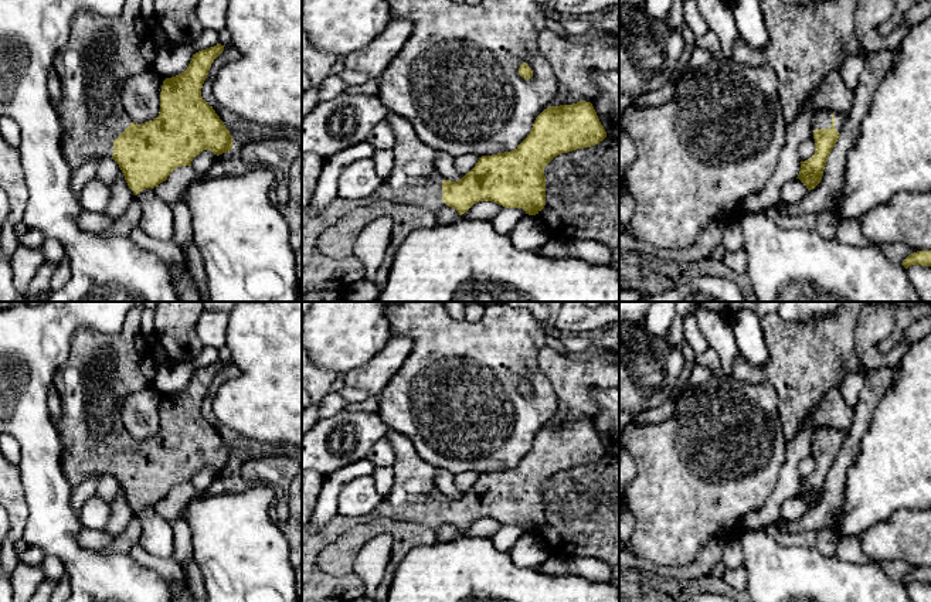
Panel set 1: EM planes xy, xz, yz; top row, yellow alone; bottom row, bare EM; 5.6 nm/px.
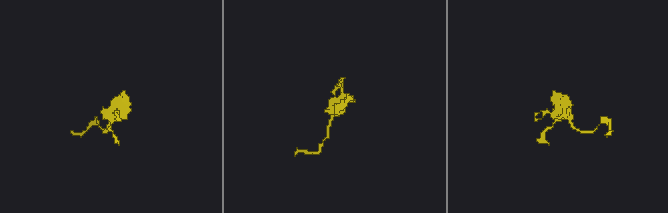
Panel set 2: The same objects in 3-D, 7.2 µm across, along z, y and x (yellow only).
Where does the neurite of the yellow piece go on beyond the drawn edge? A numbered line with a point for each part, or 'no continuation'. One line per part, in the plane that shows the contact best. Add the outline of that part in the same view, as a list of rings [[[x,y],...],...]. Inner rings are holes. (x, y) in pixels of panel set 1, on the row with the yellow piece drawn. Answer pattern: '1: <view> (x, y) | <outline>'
1: yz (824, 119) | [[[822,110],[816,113],[812,119],[812,129],[829,129],[832,125],[840,133],[846,123],[847,113],[833,112],[833,110]]]

